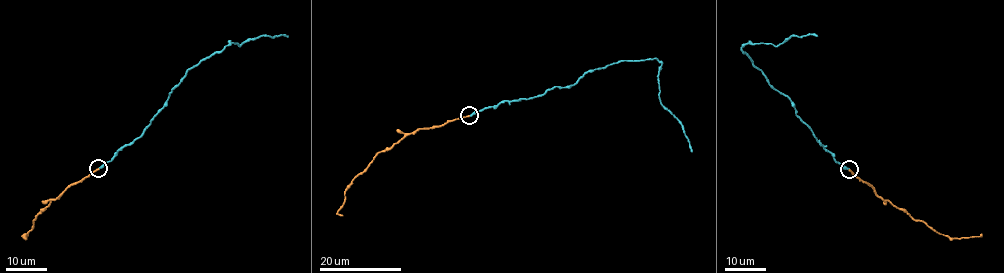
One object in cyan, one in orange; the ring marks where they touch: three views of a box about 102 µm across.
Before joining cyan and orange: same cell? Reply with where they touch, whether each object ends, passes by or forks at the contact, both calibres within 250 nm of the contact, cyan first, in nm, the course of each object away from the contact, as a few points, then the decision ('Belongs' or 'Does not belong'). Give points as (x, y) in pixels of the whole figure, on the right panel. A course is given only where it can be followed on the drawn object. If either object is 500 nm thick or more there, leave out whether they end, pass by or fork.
Place: (849, 169). At the ring cyan ends. At the ring orange ends. Thickness 240 nm (cyan) against 200 nm. Course of cyan: (848, 169), (820, 144), (796, 114), (793, 102), (742, 47), (777, 46), (793, 35), (817, 36). Course of orange: (849, 169), (872, 185), (876, 194), (932, 230), (951, 238), (981, 234). Does not belong

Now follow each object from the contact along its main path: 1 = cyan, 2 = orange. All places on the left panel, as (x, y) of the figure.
1: (98, 168), (110, 161), (119, 149), (141, 136), (188, 69), (230, 43), (239, 46), (262, 35), (288, 36)
2: (97, 168), (78, 182), (69, 185), (41, 209), (24, 237), (28, 233)

